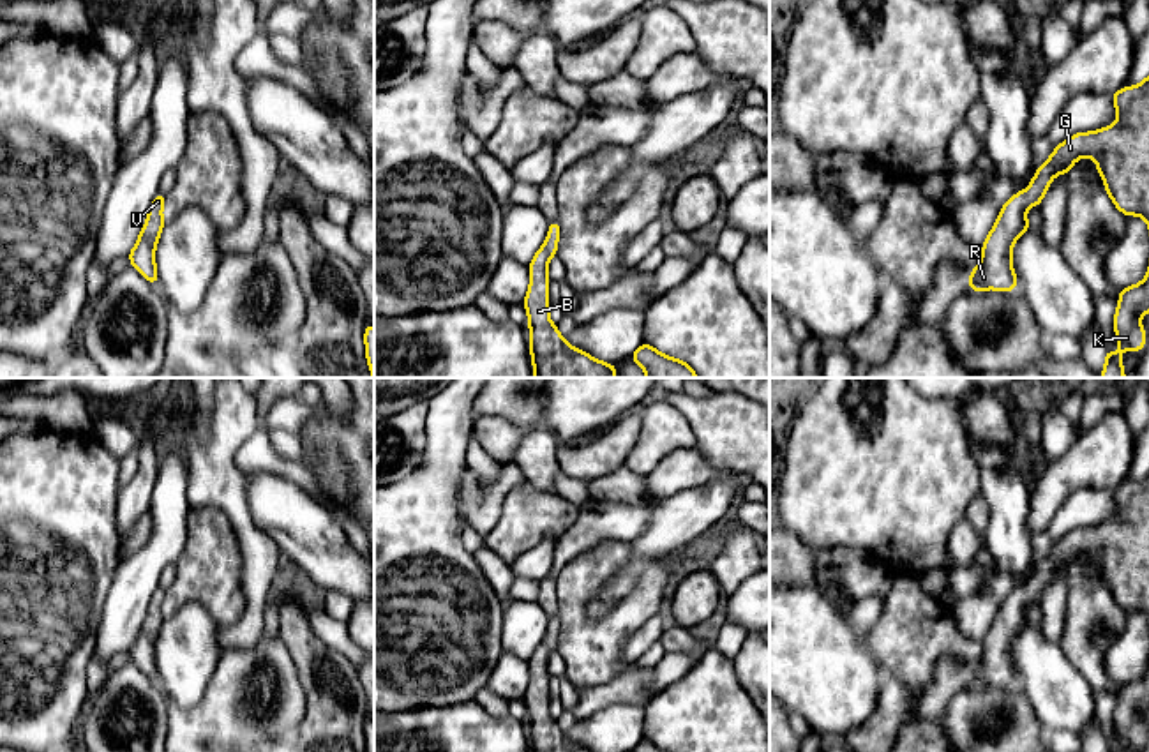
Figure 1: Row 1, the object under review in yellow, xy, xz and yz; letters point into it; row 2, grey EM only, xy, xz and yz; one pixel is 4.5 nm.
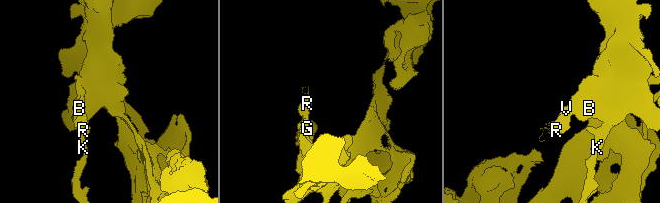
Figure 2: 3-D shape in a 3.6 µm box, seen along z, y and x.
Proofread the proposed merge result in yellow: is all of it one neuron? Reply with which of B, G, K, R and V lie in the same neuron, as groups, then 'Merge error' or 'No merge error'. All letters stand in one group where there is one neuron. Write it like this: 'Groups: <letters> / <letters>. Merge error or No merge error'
Groups: B G K R V. No merge error

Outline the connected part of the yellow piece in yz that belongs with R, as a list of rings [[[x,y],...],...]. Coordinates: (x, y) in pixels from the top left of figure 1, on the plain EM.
[[[1149,471],[1114,487],[1112,496],[1117,507],[1112,521],[1066,533],[1036,565],[1029,583],[1003,600],[981,641],[980,660],[969,669],[969,687],[1015,687],[1018,674],[1011,646],[1017,634],[1031,625],[1025,605],[1041,600],[1054,572],[1066,572],[1085,551],[1094,554],[1115,604],[1126,613],[1144,613],[1149,623]]]

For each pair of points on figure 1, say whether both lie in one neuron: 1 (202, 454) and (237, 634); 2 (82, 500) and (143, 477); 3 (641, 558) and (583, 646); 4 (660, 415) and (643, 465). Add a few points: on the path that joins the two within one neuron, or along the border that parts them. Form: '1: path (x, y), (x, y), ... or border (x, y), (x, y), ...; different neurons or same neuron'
1: path (230, 498), (255, 544), (255, 590); same neuron
2: border (117, 489), (115, 528), (119, 532); different neurons
3: border (636, 583), (600, 616), (586, 616); different neurons
4: path (660, 428), (648, 452); same neuron

